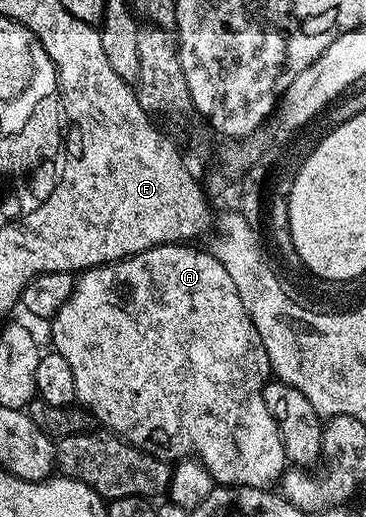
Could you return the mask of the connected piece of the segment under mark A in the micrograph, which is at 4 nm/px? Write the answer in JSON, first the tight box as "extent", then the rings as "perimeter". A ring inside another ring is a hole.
{"extent":[51,244,287,490],"perimeter":[[[174,244],[171,246],[153,246],[129,258],[121,258],[117,262],[109,262],[106,266],[92,266],[76,279],[73,295],[59,308],[57,315],[51,319],[53,326],[52,349],[67,365],[75,376],[75,392],[77,402],[97,417],[98,423],[106,431],[137,446],[146,454],[166,460],[188,459],[192,456],[209,470],[214,483],[223,486],[250,486],[267,490],[280,483],[281,475],[287,469],[287,459],[283,440],[279,436],[277,421],[267,412],[267,404],[263,400],[263,388],[271,378],[271,367],[267,348],[263,348],[263,340],[259,340],[259,332],[255,324],[251,324],[251,316],[247,316],[247,308],[243,308],[243,300],[239,300],[239,292],[235,288],[227,268],[219,264],[219,260],[208,249],[196,250],[193,244]]]}

